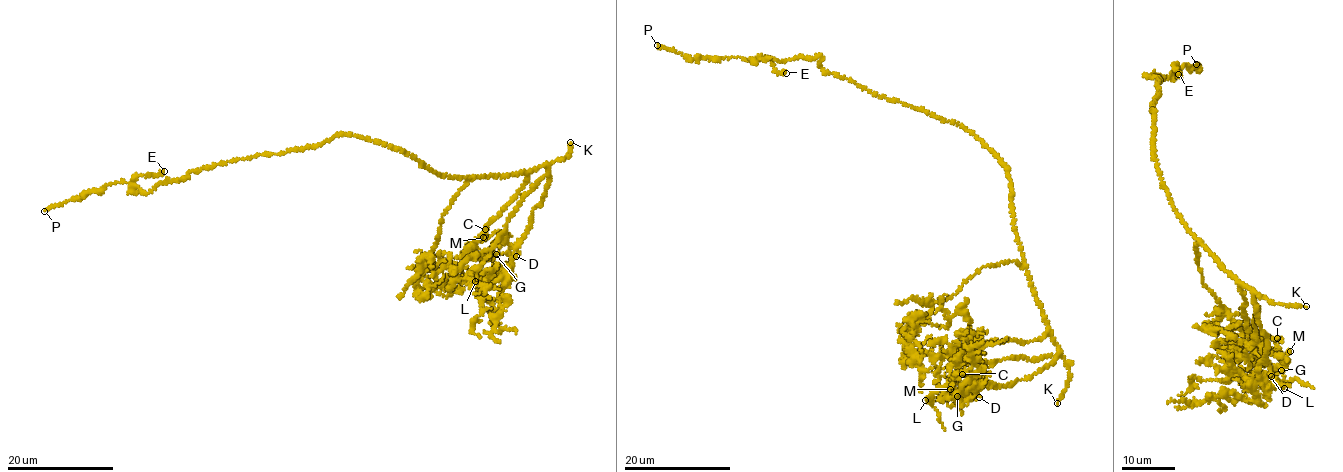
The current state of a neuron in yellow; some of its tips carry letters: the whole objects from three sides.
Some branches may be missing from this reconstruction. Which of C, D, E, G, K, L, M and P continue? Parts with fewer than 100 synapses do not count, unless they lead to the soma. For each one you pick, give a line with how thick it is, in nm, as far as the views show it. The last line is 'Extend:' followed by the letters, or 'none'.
K: calibre 170 nm
Extend: K

